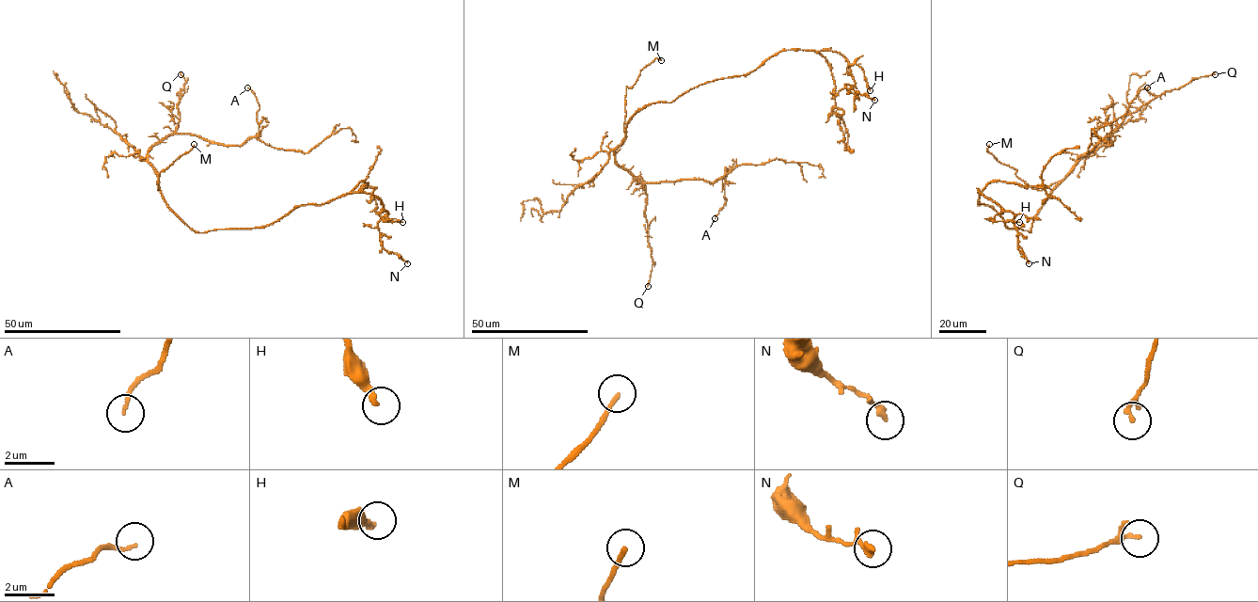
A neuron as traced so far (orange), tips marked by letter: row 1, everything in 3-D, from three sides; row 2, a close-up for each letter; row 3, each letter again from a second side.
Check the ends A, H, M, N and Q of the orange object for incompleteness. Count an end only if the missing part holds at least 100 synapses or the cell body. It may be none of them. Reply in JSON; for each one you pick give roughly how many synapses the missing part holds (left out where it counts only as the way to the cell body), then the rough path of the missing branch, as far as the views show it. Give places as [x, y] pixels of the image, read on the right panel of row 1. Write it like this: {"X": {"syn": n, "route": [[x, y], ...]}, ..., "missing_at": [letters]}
{"M": {"route": [[989, 144], [992, 138], [998, 159]]}, "missing_at": ["M"]}

